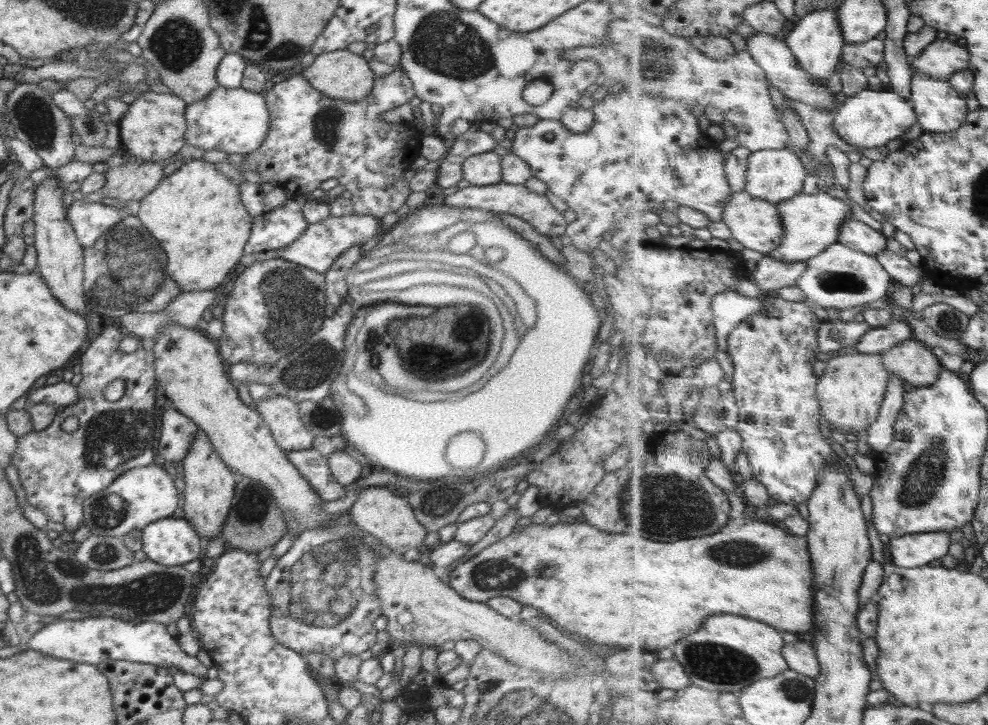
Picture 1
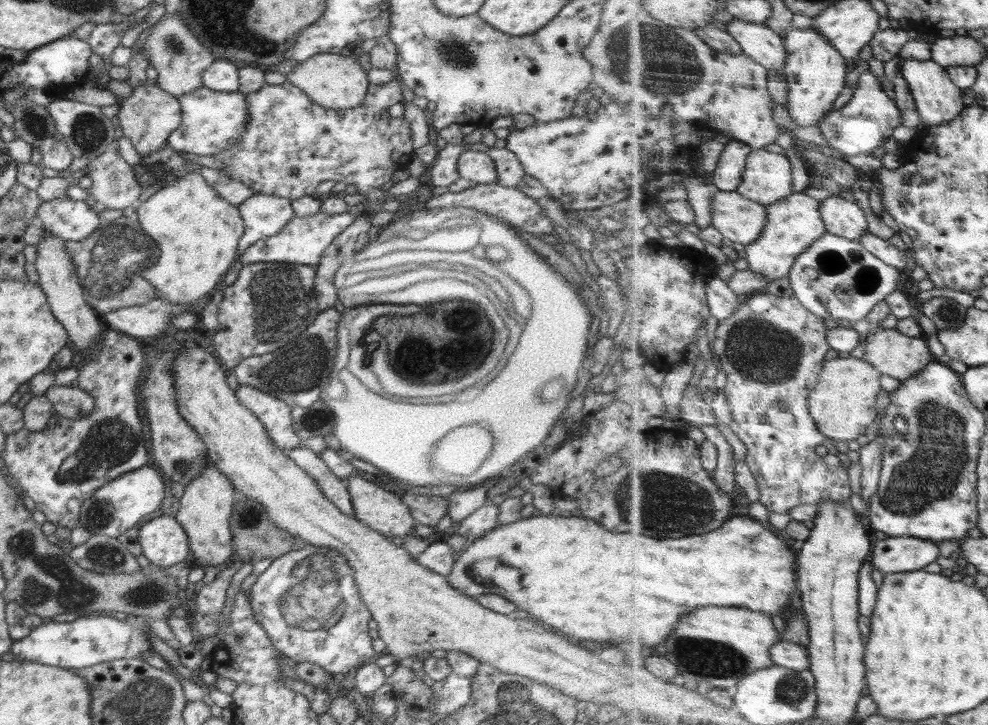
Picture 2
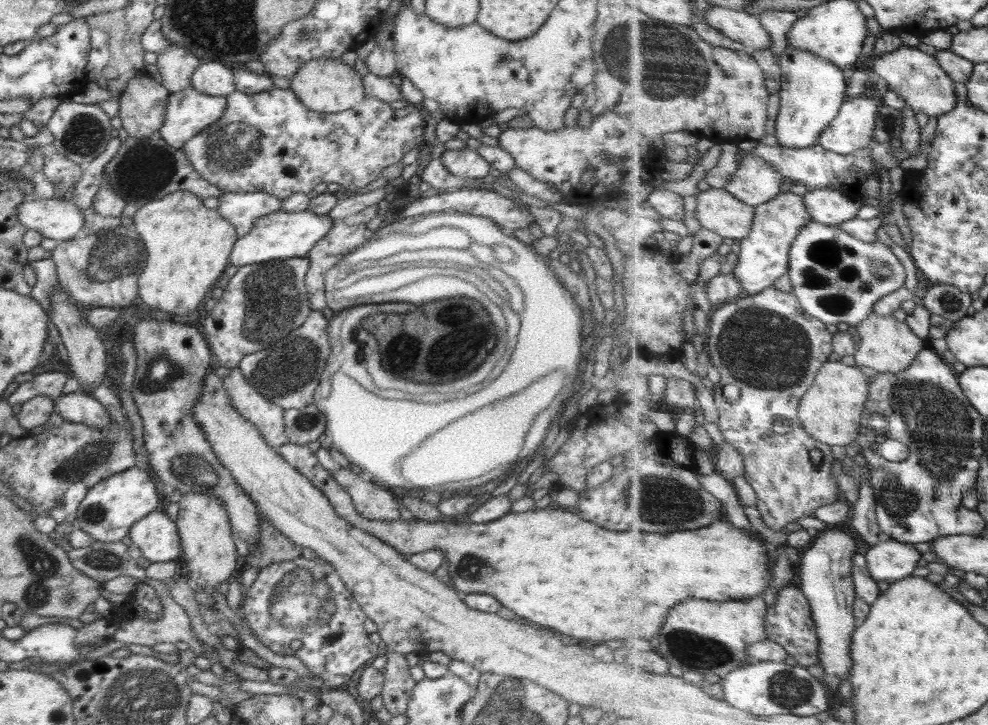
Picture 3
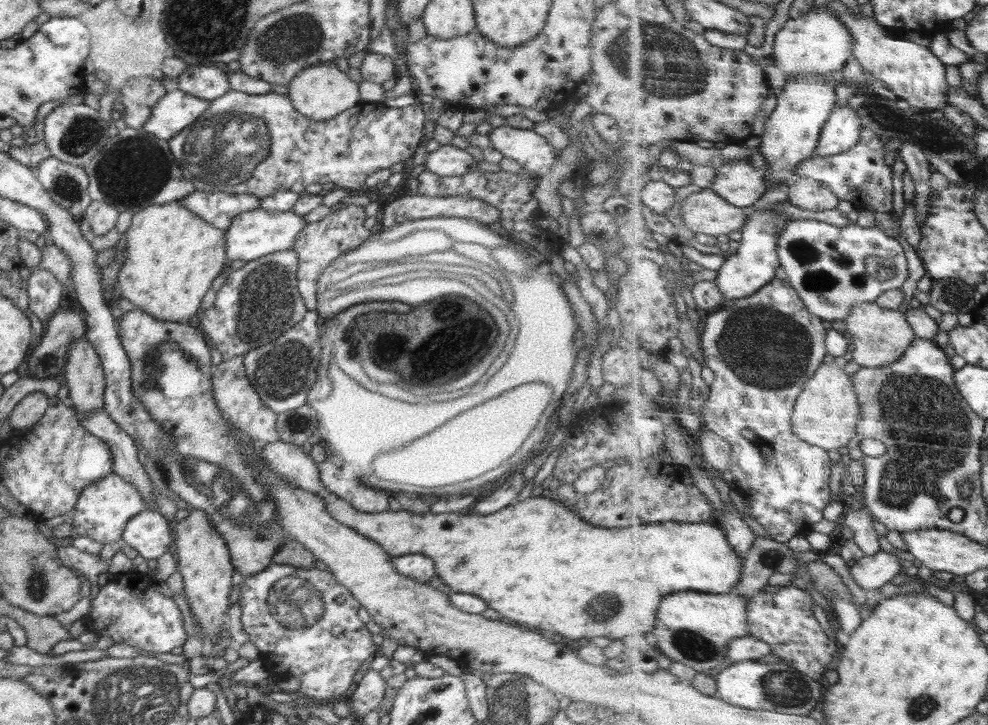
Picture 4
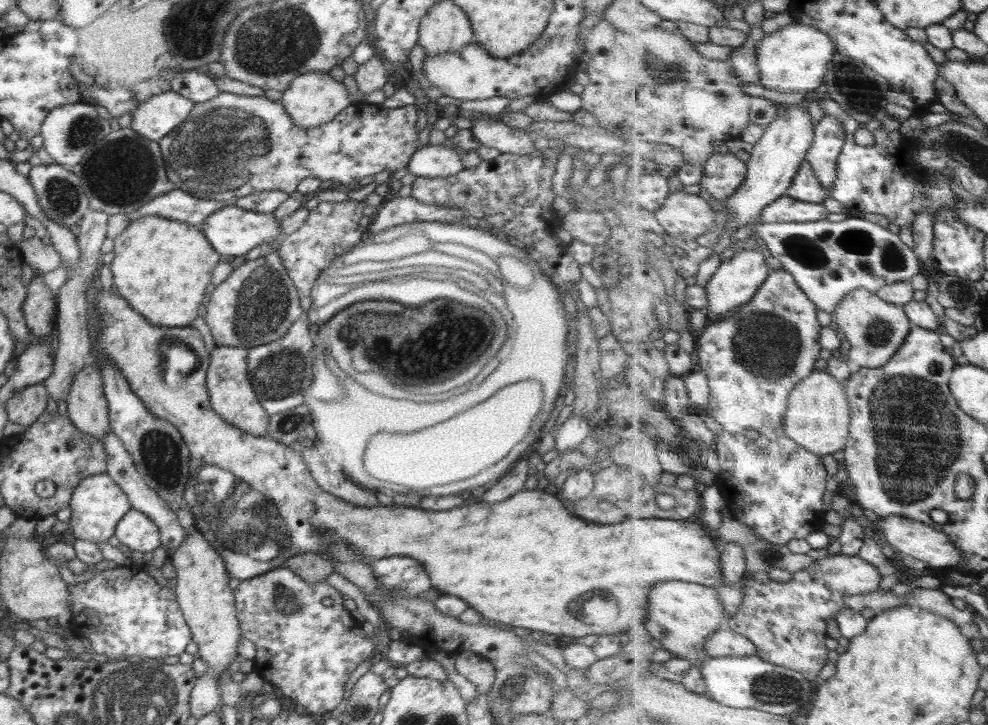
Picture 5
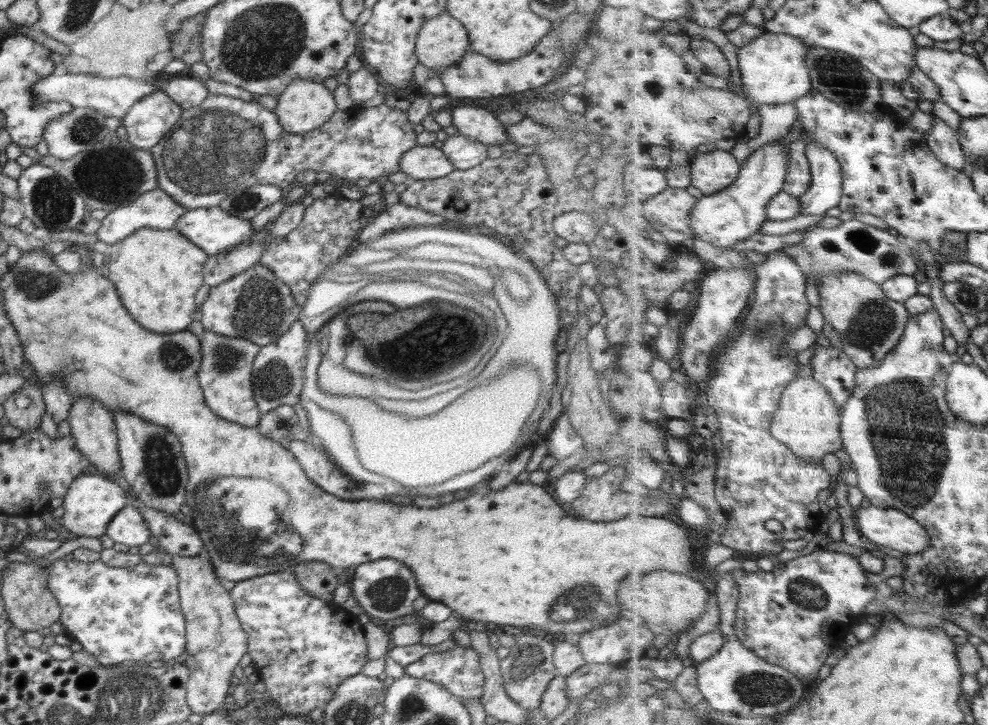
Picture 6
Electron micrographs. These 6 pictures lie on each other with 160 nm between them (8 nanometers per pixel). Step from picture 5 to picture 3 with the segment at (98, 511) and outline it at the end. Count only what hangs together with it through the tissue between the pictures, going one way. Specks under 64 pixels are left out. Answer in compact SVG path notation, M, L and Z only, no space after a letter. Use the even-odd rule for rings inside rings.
M138 467L128 468L120 474L102 479L86 492L86 497L80 502L76 512L76 526L93 539L106 542L121 541L129 534L129 528L136 520L157 511L162 503L149 474Z

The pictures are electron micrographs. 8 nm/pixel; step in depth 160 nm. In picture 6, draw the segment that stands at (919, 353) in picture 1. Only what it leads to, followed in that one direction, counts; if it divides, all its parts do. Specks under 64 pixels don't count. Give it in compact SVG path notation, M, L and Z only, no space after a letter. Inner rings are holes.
M855 272L833 274L823 280L819 290L821 312L843 340L843 350L860 369L879 367L900 344L913 314L905 301L894 300L884 292L883 284Z

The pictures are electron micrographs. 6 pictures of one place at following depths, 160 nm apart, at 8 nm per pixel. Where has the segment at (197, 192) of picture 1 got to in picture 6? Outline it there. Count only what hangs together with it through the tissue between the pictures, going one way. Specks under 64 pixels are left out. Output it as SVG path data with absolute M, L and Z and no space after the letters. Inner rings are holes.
M142 228L110 246L107 279L113 282L122 304L140 326L152 332L180 332L187 330L198 310L194 297L200 286L205 284L201 272L208 257L207 252L200 250L174 228L169 230Z

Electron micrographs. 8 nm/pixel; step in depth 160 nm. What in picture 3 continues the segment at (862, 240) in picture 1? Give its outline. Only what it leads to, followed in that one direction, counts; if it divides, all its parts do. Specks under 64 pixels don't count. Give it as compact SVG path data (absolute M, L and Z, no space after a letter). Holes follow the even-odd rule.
M831 188L809 189L803 197L814 220L839 227L856 218L866 204L864 201L852 200L843 192Z

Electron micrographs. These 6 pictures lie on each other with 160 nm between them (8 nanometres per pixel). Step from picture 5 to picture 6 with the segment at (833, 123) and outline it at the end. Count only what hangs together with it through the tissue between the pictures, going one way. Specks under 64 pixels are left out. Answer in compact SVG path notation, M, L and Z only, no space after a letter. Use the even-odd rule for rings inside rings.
M812 142L808 152L813 170L810 190L800 197L803 214L824 215L830 208L840 206L844 194L843 164L837 154L821 142Z

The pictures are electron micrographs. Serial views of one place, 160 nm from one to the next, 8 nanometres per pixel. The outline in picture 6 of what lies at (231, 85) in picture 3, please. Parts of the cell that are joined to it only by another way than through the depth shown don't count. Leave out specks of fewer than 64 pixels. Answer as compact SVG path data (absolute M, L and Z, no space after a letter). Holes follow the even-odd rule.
M192 77L170 80L162 91L174 102L177 102L184 111L199 105L206 97L210 96L206 84Z

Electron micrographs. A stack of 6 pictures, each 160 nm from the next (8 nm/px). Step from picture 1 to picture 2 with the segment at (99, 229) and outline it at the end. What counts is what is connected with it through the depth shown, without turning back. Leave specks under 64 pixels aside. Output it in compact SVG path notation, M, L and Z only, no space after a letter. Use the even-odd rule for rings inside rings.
M68 195L42 201L37 208L37 226L64 240L88 238L98 228L99 208L90 208L84 200L72 200Z

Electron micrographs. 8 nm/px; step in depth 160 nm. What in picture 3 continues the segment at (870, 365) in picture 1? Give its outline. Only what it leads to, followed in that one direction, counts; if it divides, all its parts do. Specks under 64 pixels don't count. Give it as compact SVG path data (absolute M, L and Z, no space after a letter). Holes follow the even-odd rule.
M828 361L816 377L812 388L804 395L799 417L814 439L832 447L852 445L863 432L863 414L871 395L871 378L855 366L841 361Z

